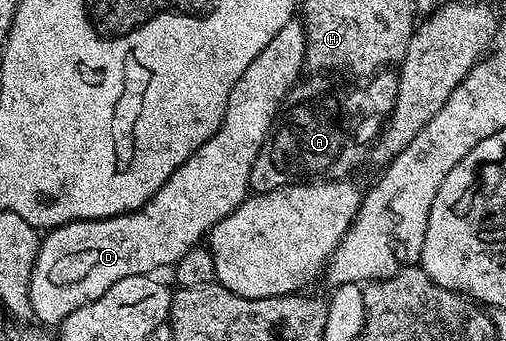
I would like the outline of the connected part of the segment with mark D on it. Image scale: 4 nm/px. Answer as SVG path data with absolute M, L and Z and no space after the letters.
M294 17L267 41L267 46L247 69L243 77L235 81L231 97L227 97L225 120L206 143L199 145L169 180L141 206L140 211L129 211L110 219L80 219L78 223L65 223L62 227L52 228L42 238L41 248L31 273L31 307L36 322L41 325L60 325L75 309L83 309L91 301L103 297L115 281L123 281L128 275L147 275L157 273L160 267L172 268L192 247L198 246L206 238L207 232L223 217L227 217L250 194L249 178L251 165L259 157L259 149L273 128L289 90L302 78L305 67L305 30L300 18Z

